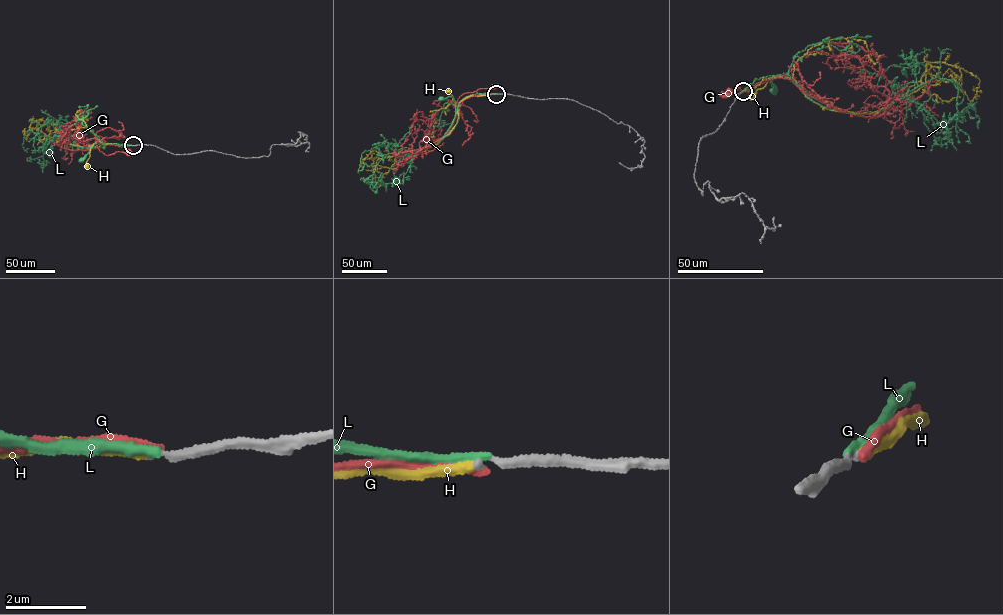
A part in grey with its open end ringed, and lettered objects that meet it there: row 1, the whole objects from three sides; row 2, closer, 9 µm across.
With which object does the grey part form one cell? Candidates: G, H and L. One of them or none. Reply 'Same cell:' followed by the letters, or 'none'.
Same cell: H

